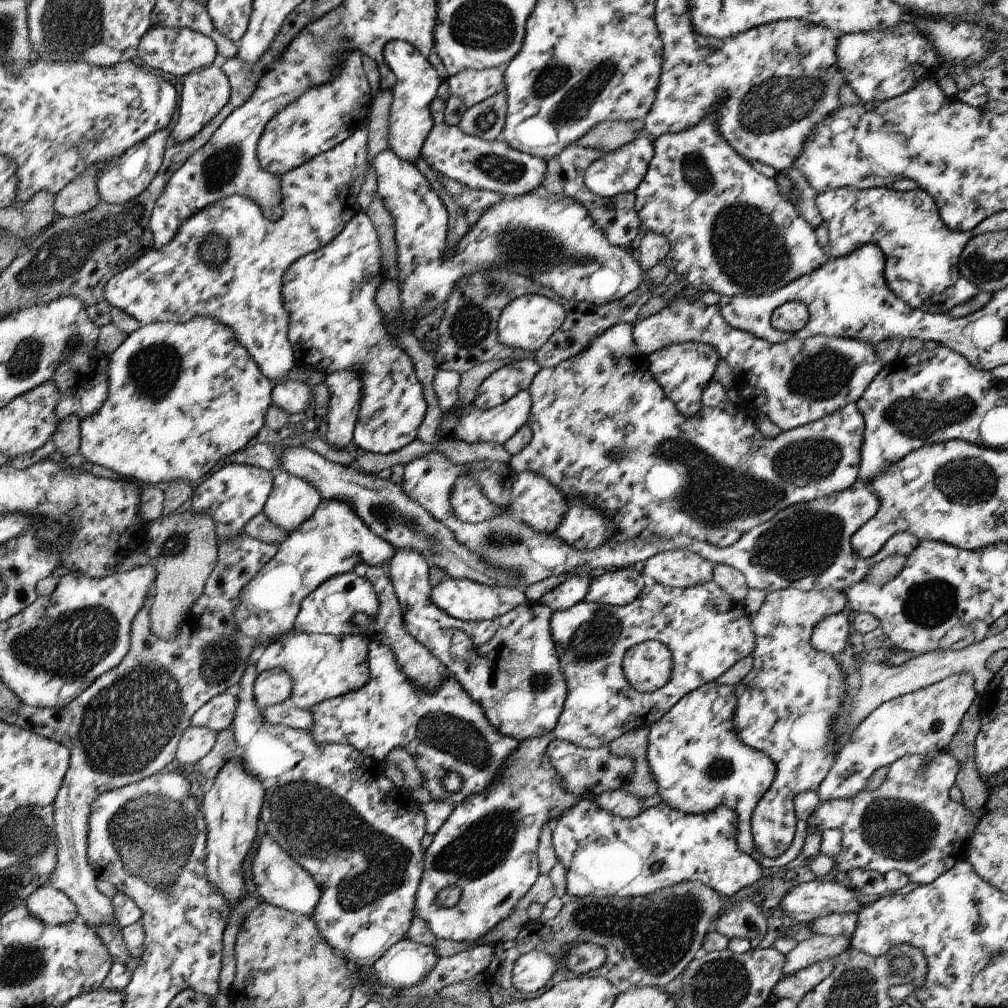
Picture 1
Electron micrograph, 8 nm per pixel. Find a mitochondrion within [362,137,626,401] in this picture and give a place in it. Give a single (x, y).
(531, 245)

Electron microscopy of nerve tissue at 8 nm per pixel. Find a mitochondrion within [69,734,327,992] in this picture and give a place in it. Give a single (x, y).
(153, 837)

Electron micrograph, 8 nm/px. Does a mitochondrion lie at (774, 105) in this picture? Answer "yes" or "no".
yes

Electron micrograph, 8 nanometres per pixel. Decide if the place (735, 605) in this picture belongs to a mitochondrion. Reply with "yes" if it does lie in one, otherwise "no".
no

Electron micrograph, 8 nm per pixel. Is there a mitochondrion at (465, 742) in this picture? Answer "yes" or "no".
yes

